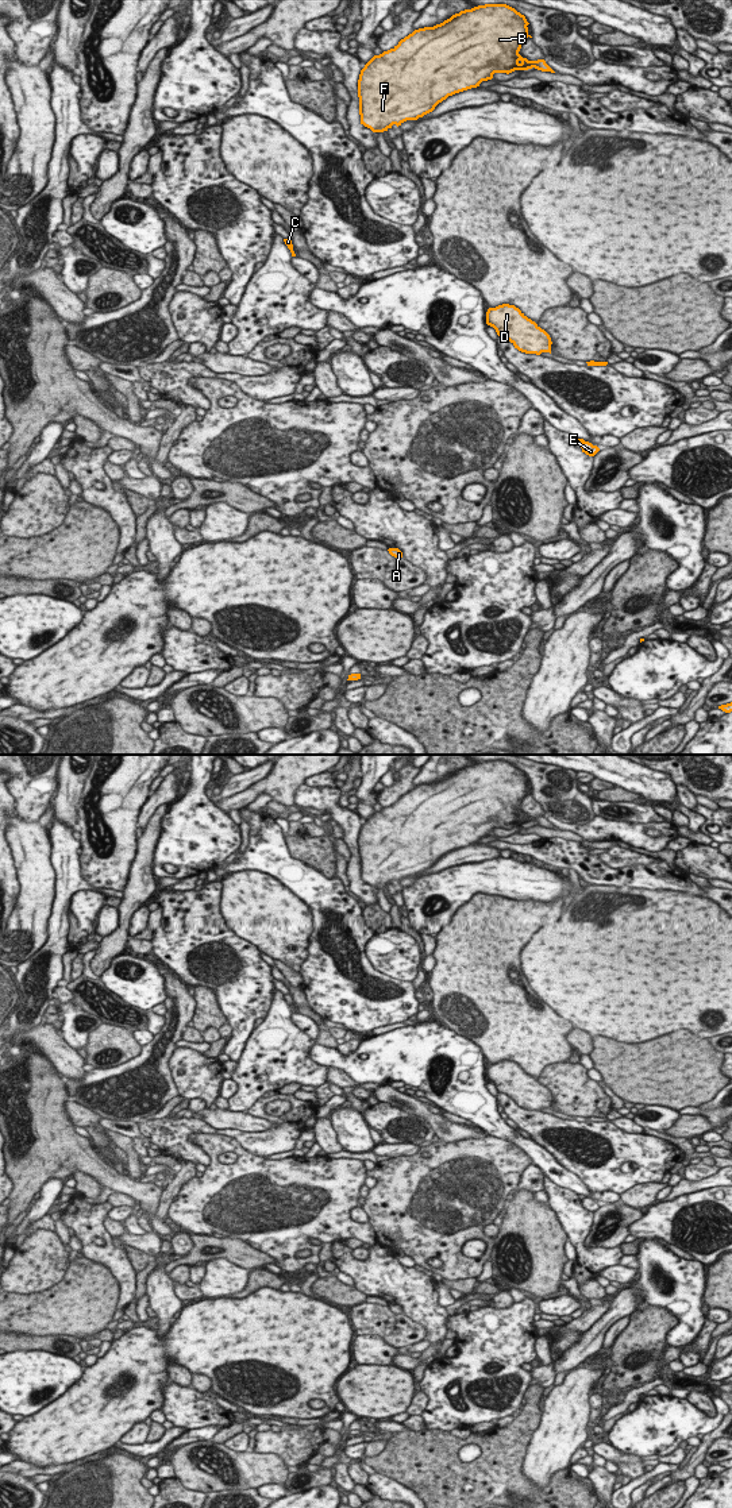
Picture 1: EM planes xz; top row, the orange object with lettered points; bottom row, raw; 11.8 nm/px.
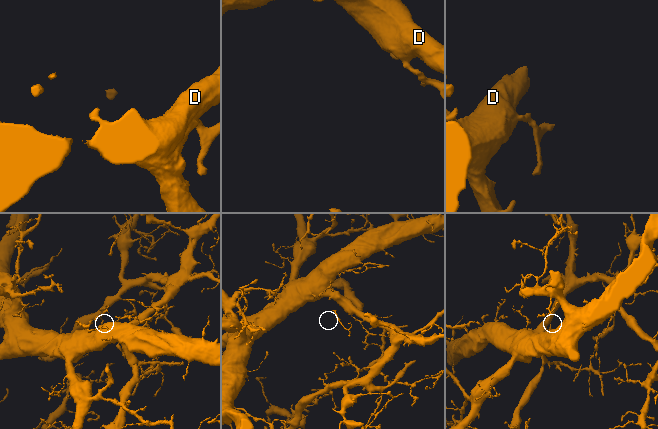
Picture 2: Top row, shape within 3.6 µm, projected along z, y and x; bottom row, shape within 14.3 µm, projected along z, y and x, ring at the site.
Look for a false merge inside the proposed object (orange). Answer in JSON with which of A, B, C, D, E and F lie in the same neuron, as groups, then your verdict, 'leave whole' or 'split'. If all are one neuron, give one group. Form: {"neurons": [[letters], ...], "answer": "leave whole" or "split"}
{"neurons": [["A", "B", "C", "D", "F"], ["E"]], "answer": "split"}

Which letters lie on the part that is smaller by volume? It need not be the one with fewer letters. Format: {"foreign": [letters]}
{"foreign": ["E"]}

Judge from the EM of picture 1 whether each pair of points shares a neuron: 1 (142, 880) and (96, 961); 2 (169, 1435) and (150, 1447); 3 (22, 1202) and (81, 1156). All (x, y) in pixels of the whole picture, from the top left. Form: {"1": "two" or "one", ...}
{"1": "one", "2": "one", "3": "one"}

